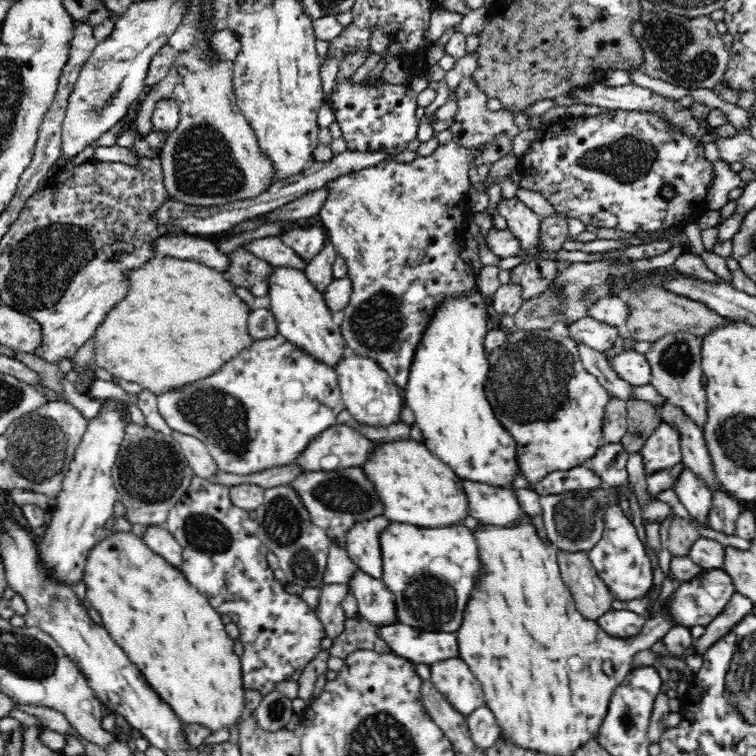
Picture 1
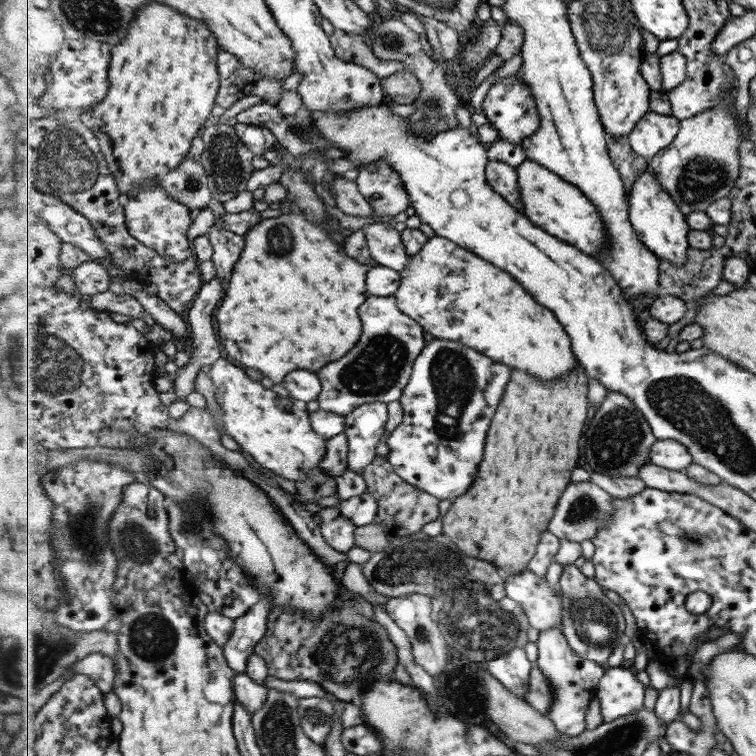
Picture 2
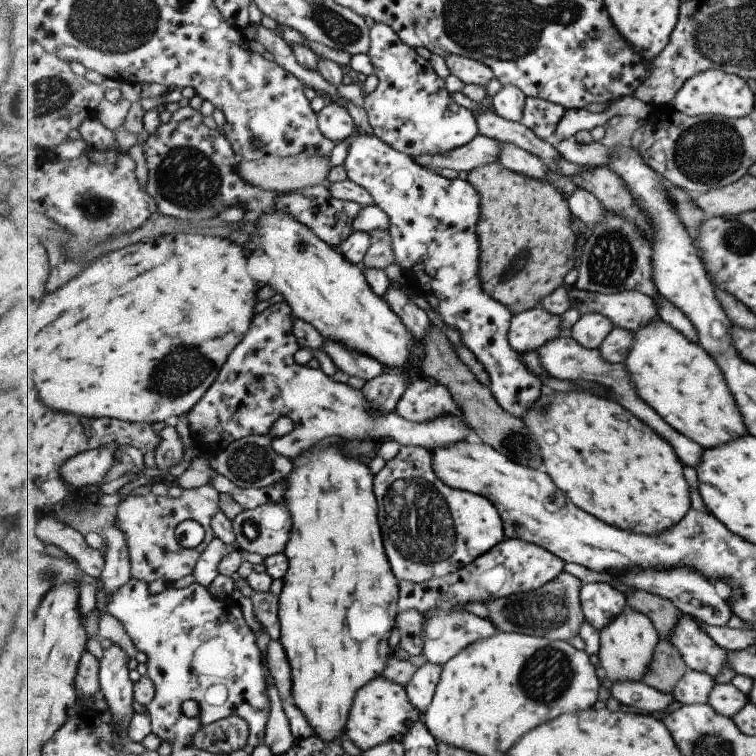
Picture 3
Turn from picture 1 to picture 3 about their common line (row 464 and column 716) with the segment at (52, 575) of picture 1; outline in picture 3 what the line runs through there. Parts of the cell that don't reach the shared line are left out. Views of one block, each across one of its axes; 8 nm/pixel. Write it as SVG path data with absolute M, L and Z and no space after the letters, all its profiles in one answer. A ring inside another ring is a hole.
M709 69L687 80L671 105L677 111L689 116L725 115L731 118L743 118L755 108L755 92L742 76L721 69Z

